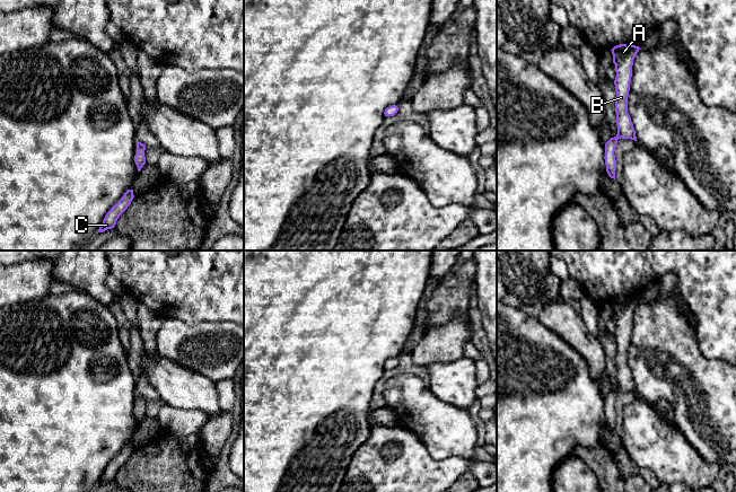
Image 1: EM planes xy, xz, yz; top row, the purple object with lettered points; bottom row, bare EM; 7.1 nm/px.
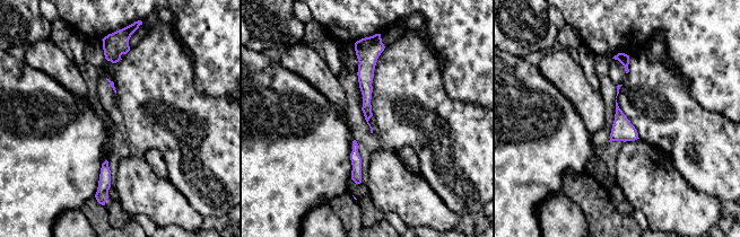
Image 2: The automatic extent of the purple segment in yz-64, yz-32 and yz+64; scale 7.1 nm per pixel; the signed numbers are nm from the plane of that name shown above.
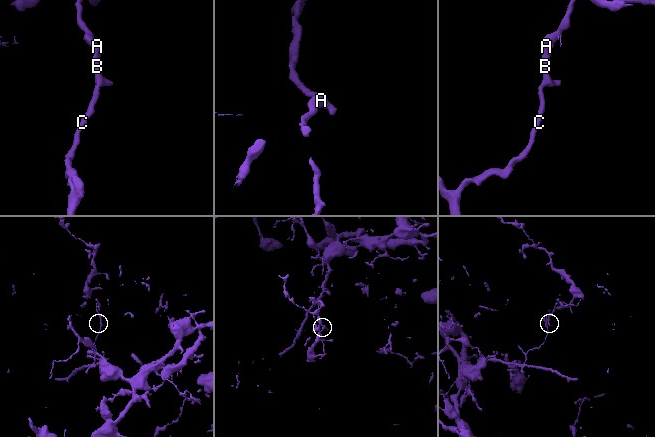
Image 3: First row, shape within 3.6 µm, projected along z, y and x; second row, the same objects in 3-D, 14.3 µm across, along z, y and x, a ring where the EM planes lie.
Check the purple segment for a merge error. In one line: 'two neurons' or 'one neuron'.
two neurons

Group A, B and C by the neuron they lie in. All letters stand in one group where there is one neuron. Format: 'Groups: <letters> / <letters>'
Groups: A B / C

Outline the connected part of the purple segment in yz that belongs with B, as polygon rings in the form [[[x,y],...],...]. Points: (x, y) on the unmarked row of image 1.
[[[620,297],[611,304],[615,317],[615,366],[617,387],[605,396],[605,407],[614,406],[619,392],[631,392],[637,394],[636,384],[628,366],[628,349],[632,330],[633,313],[640,300],[636,298]]]

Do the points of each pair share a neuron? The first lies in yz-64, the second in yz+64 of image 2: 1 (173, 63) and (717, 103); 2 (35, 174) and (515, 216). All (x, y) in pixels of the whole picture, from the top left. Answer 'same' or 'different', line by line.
1: different
2: same

